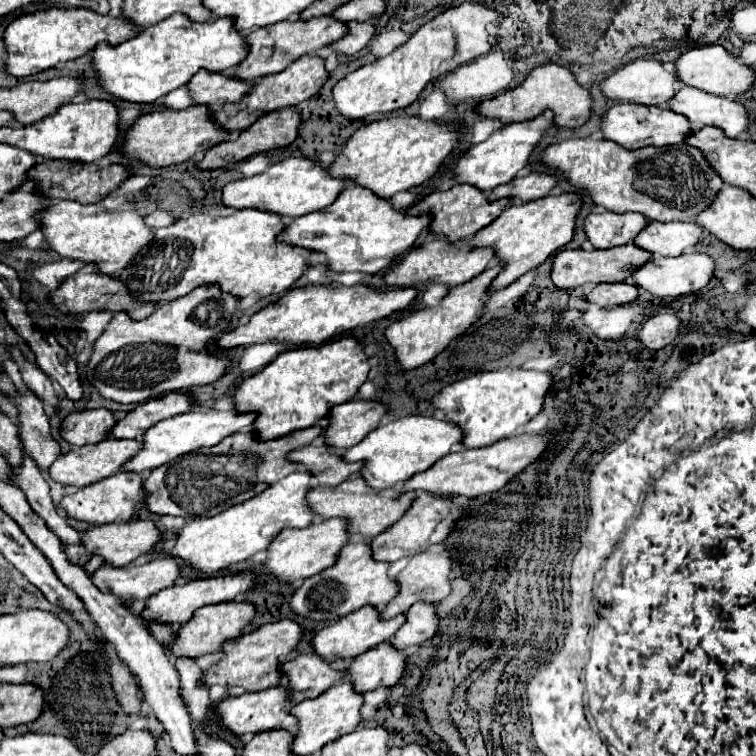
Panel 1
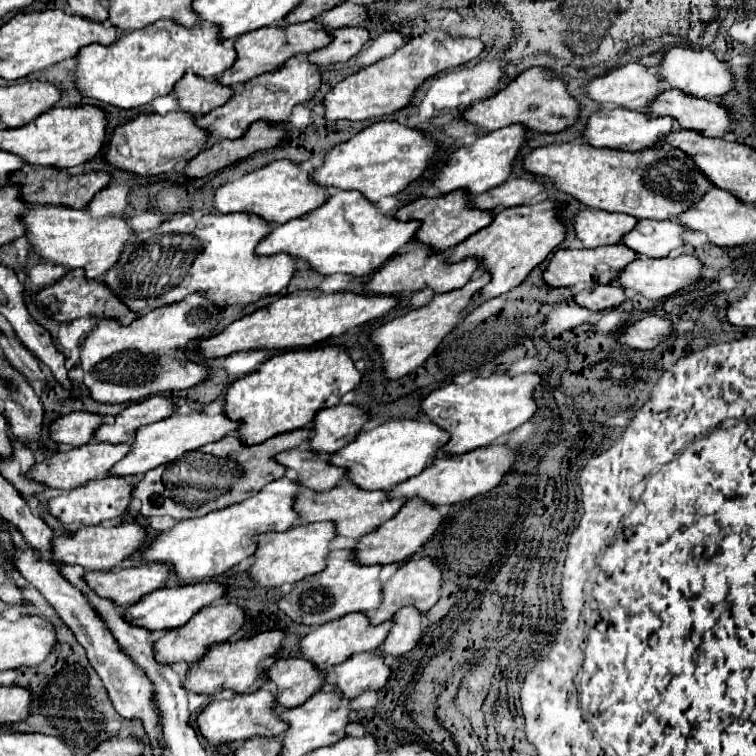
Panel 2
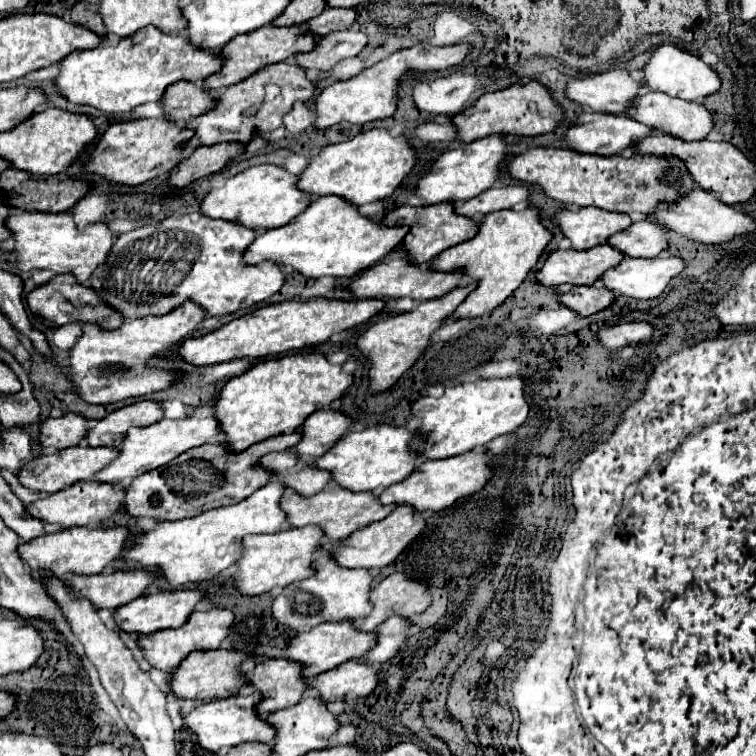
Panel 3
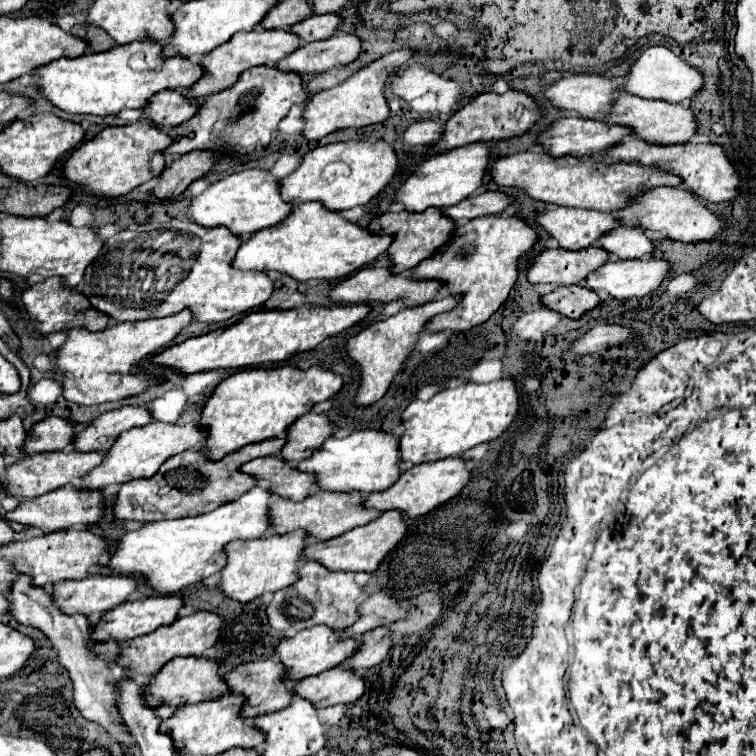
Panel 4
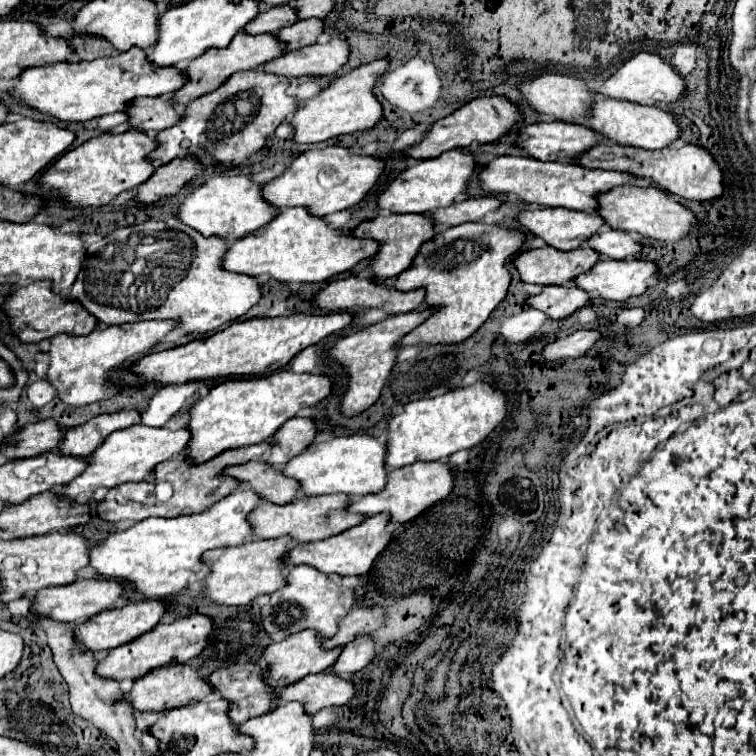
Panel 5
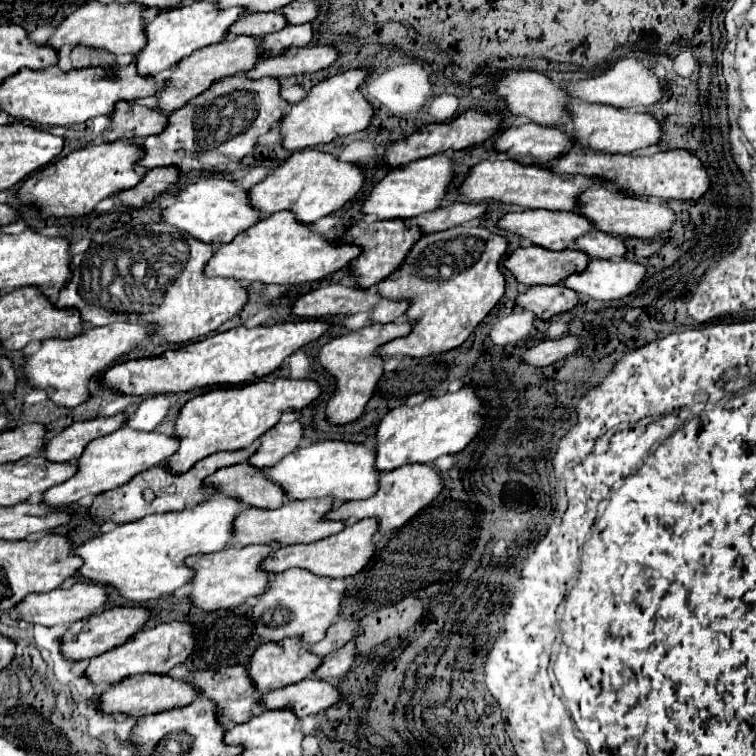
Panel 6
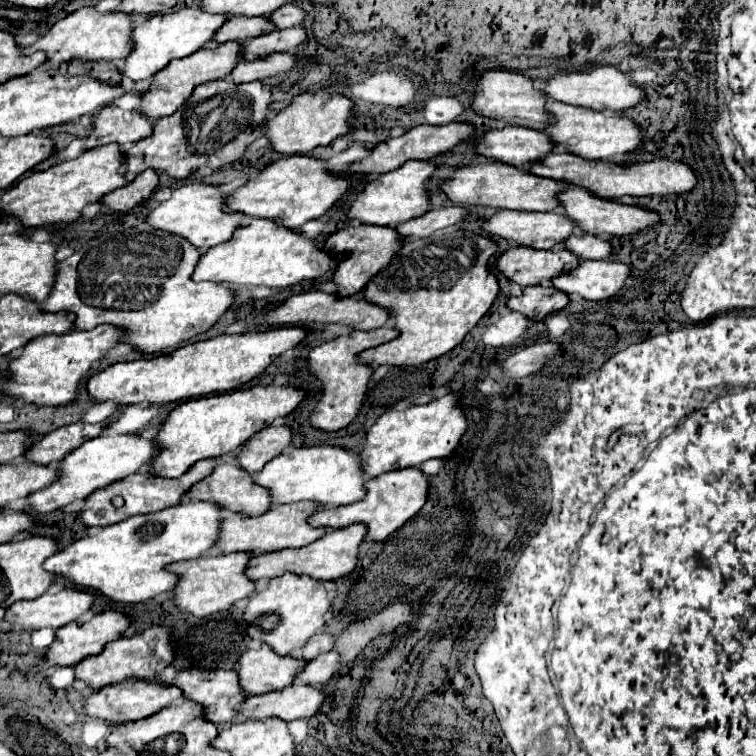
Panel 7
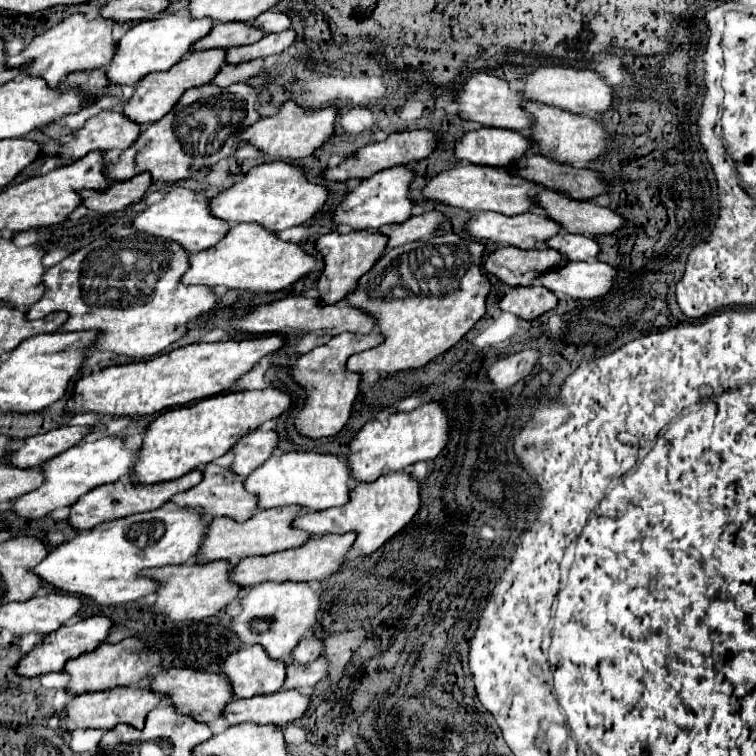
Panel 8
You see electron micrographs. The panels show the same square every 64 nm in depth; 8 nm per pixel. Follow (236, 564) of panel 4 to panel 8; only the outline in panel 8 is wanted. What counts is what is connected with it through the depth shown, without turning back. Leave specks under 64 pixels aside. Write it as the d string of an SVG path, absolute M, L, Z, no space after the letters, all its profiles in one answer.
M216 560L206 564L190 562L190 564L172 564L172 566L148 570L148 576L162 584L154 602L154 610L160 614L166 614L170 620L176 620L176 622L204 620L208 616L218 614L242 592L242 588L236 588L236 584L228 580L228 568L232 568L232 562Z

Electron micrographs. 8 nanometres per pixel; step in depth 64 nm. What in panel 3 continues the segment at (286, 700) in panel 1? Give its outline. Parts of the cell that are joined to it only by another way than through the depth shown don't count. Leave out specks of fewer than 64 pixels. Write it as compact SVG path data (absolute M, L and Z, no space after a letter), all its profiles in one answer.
M242 686L238 694L230 698L202 702L196 710L182 716L184 728L194 734L194 742L198 742L208 752L218 752L220 748L230 748L242 742L258 740L258 742L272 742L276 732L272 732L270 724L264 724L268 716L260 716L256 712L256 704L260 704L260 692L252 692L252 686Z

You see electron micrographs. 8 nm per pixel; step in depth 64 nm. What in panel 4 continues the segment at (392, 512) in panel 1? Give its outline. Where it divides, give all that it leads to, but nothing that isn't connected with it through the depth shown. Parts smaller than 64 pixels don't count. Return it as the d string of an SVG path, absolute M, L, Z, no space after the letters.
M316 490L302 502L282 500L280 496L274 496L270 504L272 504L270 520L274 524L276 534L286 534L296 528L304 528L308 534L312 534L318 540L330 540L330 538L342 536L344 532L364 526L382 514L382 512L376 512L376 508L364 508L364 496L358 492L320 492L320 490Z

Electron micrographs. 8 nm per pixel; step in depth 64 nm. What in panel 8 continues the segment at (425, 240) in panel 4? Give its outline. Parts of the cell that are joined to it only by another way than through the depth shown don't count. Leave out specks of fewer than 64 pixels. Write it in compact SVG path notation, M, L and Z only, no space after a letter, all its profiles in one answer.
M350 230L346 234L330 232L318 238L316 248L326 262L326 268L318 278L320 300L324 300L324 304L336 304L344 300L348 292L356 288L356 280L360 280L360 276L364 276L364 272L368 272L368 268L372 268L372 264L376 264L380 256L384 256L386 242L388 238L382 232L368 232L368 230Z

